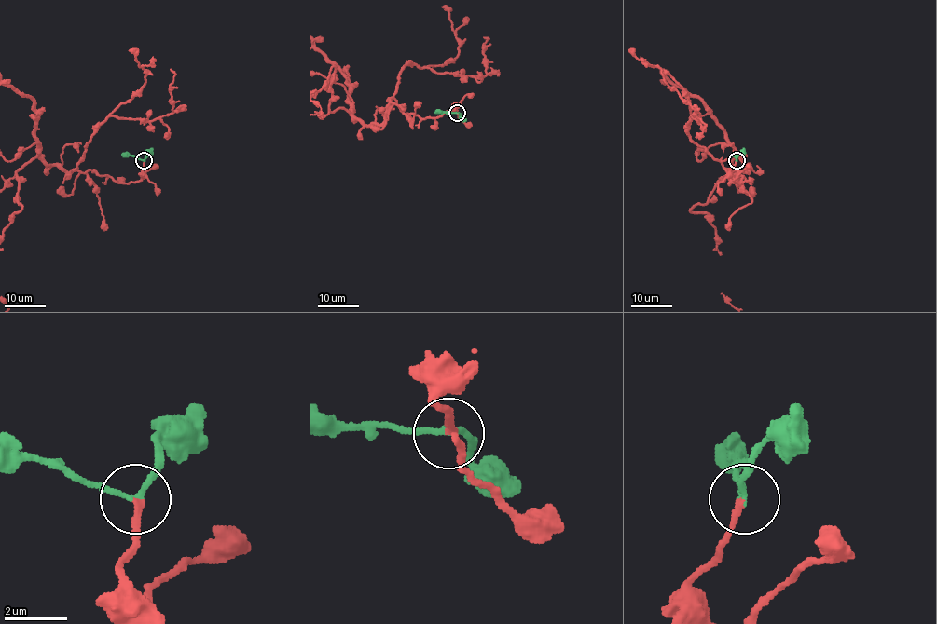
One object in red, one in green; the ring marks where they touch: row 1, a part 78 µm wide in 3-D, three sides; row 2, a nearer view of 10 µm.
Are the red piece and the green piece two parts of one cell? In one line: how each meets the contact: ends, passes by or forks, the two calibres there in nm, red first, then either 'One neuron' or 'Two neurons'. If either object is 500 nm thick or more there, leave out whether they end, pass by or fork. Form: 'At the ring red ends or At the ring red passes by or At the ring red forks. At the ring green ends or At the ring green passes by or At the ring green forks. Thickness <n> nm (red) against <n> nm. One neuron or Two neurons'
At the ring red ends. At the ring green passes by. Thickness 200 nm (red) against 160 nm. One neuron

